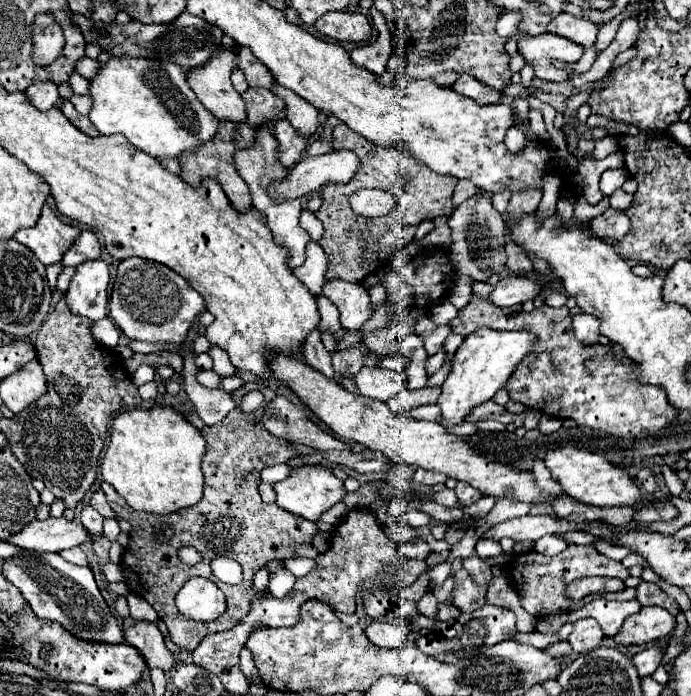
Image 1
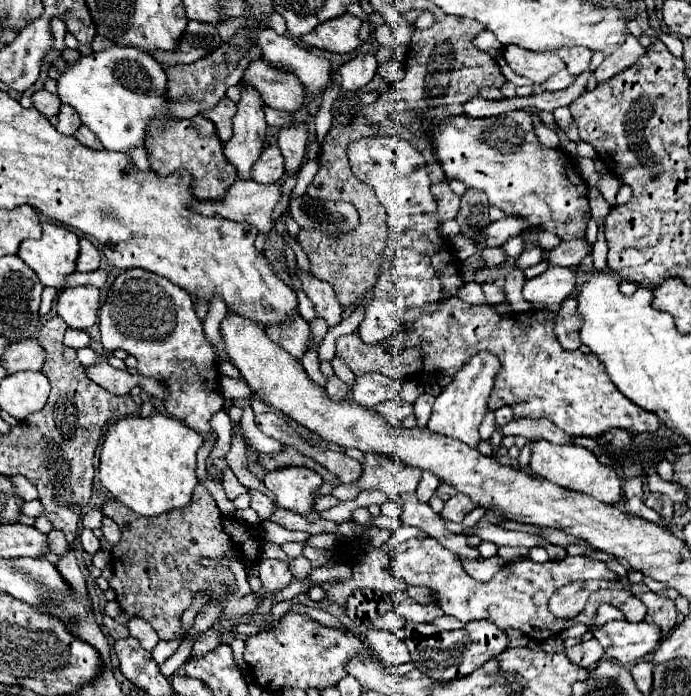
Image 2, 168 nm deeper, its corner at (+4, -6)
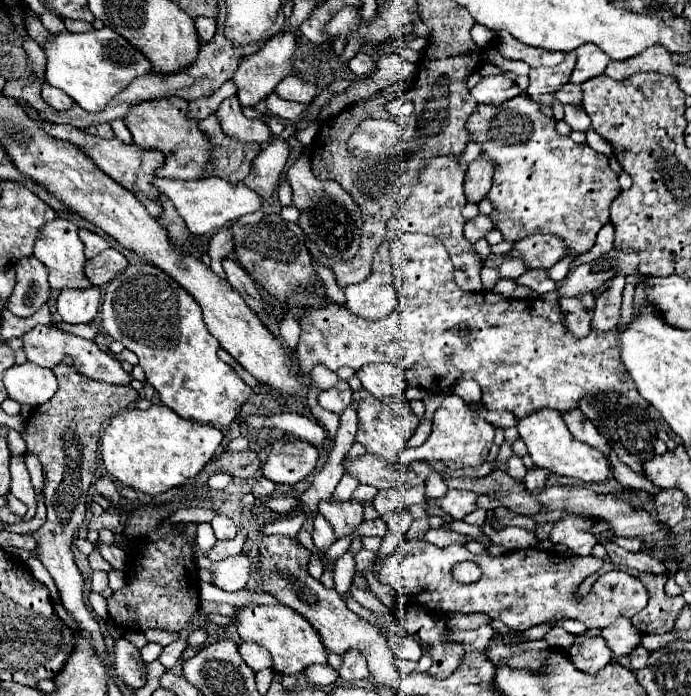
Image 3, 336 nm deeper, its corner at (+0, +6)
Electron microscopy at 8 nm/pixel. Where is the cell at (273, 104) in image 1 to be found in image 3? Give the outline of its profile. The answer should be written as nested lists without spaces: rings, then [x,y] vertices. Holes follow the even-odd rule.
[[[270,94],[266,98],[266,108],[272,116],[280,118],[280,120],[296,120],[302,112],[304,112],[304,104],[296,104],[296,102],[288,102],[284,98],[280,98],[278,94]]]

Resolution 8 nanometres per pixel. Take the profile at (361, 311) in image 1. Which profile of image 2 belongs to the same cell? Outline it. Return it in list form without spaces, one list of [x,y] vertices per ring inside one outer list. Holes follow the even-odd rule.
[[[298,272],[298,274],[300,274],[300,280],[302,280],[302,290],[314,302],[318,316],[322,316],[330,326],[340,324],[340,320],[342,320],[342,306],[340,306],[338,298],[336,298],[334,288],[328,282],[316,280],[314,276],[302,274],[302,272]]]

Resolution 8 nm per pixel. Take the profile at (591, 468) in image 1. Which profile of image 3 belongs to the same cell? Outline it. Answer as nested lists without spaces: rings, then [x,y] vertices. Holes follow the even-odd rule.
[[[540,408],[532,414],[528,414],[526,418],[520,418],[518,424],[518,434],[522,438],[522,442],[528,446],[528,452],[532,456],[532,462],[540,468],[550,470],[552,474],[558,476],[568,476],[568,478],[576,478],[582,482],[602,482],[608,478],[610,474],[610,464],[606,460],[606,456],[602,452],[598,452],[596,448],[578,442],[568,426],[564,424],[562,412],[552,410],[552,408]]]

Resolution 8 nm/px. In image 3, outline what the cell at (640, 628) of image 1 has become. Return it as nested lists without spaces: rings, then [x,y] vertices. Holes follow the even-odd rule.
[[[620,618],[620,620],[616,620],[616,624],[610,624],[608,628],[602,628],[600,636],[606,640],[608,648],[616,656],[624,656],[630,650],[634,650],[636,646],[640,646],[640,638],[642,638],[636,632],[636,628],[632,628],[632,622],[628,618]]]

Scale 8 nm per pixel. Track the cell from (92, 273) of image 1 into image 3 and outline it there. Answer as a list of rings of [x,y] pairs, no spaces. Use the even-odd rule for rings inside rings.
[[[96,286],[88,290],[62,290],[56,302],[60,318],[68,324],[92,322],[98,312],[100,290]]]

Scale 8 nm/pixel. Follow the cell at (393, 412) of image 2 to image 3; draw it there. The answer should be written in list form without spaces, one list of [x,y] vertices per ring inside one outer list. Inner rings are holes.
[[[356,390],[352,394],[352,402],[356,406],[356,414],[358,414],[358,434],[356,434],[356,442],[360,442],[366,452],[382,456],[388,462],[396,462],[400,452],[406,448],[408,440],[412,438],[412,434],[416,432],[420,420],[414,416],[410,402],[406,400],[406,396],[394,396],[394,398],[374,398],[370,392]]]

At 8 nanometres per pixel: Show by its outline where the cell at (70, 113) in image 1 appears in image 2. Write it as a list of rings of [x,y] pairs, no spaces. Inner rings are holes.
[[[80,126],[78,130],[76,130],[76,134],[74,134],[84,146],[88,146],[88,148],[92,148],[92,150],[100,150],[102,148],[102,144],[100,144],[100,140],[86,128],[86,126]]]

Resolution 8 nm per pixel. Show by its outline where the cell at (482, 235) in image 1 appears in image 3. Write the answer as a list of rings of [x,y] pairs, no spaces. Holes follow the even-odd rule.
[[[478,158],[468,166],[466,180],[464,180],[464,192],[466,200],[470,202],[480,202],[486,198],[490,186],[492,186],[492,176],[494,176],[494,162],[488,158]]]

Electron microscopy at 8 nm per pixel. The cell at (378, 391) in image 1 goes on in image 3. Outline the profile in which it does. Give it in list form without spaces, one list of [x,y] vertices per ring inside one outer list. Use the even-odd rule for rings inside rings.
[[[368,364],[356,372],[362,386],[376,398],[400,396],[406,390],[406,378],[398,366]]]

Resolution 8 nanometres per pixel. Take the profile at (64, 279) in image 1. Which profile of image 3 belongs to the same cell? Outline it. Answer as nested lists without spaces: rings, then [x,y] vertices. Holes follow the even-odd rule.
[[[108,248],[86,262],[86,276],[88,280],[92,280],[94,286],[102,286],[108,284],[116,274],[126,270],[126,266],[128,260],[118,250]]]

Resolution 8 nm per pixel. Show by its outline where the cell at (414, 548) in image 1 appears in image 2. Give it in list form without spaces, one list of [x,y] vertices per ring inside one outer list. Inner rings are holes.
[[[411,538],[401,543],[391,552],[392,574],[406,586],[428,586],[440,594],[440,606],[444,614],[458,618],[460,622],[488,618],[498,624],[498,628],[518,628],[534,640],[546,640],[570,626],[574,620],[556,618],[548,610],[548,598],[562,586],[574,580],[614,580],[618,574],[612,572],[604,562],[592,560],[588,556],[566,556],[562,560],[548,560],[546,564],[536,564],[530,558],[506,564],[490,582],[476,582],[470,578],[460,560],[440,546],[434,538]]]

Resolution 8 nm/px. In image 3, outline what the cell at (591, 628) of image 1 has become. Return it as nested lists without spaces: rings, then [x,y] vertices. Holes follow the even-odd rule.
[[[576,636],[576,644],[568,650],[568,656],[572,664],[586,674],[596,674],[612,662],[612,652],[600,636]]]

